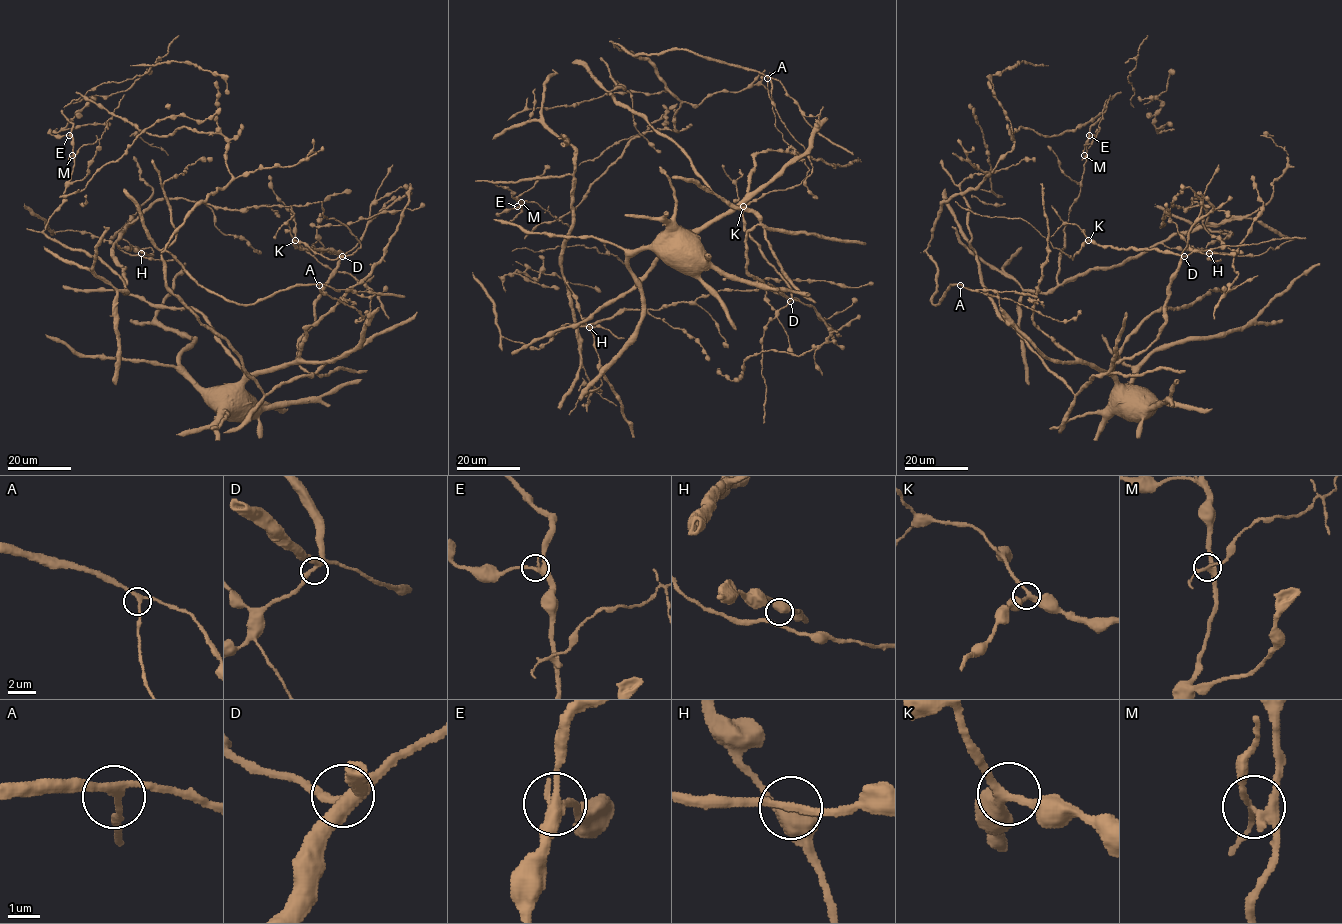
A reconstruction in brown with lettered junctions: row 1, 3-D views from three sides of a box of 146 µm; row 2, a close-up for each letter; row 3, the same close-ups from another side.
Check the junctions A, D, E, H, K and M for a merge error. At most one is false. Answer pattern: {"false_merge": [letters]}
{"false_merge": ["M"]}

